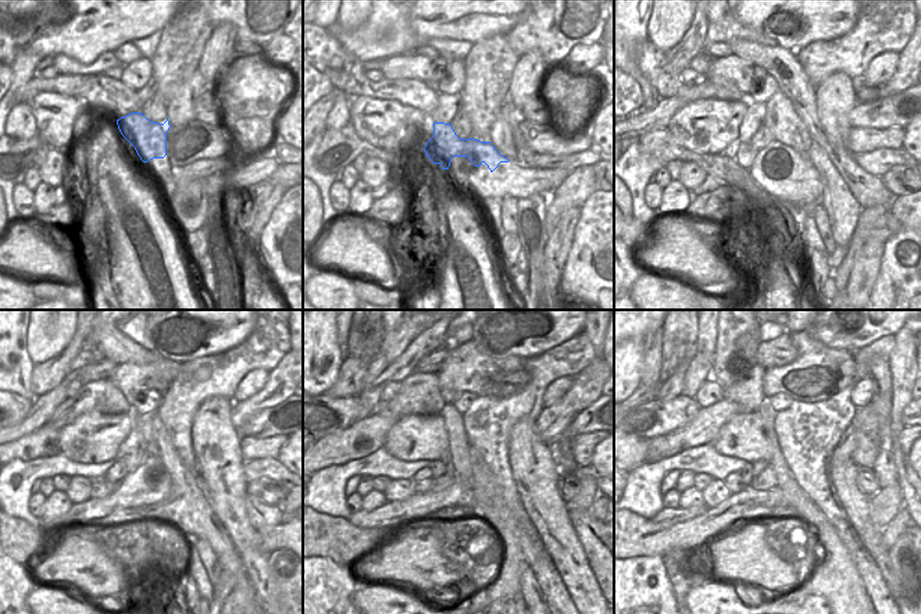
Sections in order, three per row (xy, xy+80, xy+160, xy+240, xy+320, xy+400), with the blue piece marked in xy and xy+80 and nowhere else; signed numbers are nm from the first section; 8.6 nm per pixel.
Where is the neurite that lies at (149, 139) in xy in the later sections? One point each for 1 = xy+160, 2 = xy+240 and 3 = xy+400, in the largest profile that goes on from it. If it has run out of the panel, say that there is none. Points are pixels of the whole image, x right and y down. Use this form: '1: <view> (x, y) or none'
1: xy+160 (746, 156)
2: xy+240 (117, 473)
3: xy+400 (734, 481)

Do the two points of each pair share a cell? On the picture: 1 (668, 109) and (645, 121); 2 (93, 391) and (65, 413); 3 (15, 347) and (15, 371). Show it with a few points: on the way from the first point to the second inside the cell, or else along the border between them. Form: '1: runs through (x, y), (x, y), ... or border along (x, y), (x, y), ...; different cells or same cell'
1: runs through (663, 113), (650, 121); same cell
2: runs through (86, 397), (72, 407); same cell
3: runs through (15, 353), (20, 360), (15, 366); same cell

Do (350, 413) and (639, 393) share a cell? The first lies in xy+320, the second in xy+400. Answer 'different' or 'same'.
different

